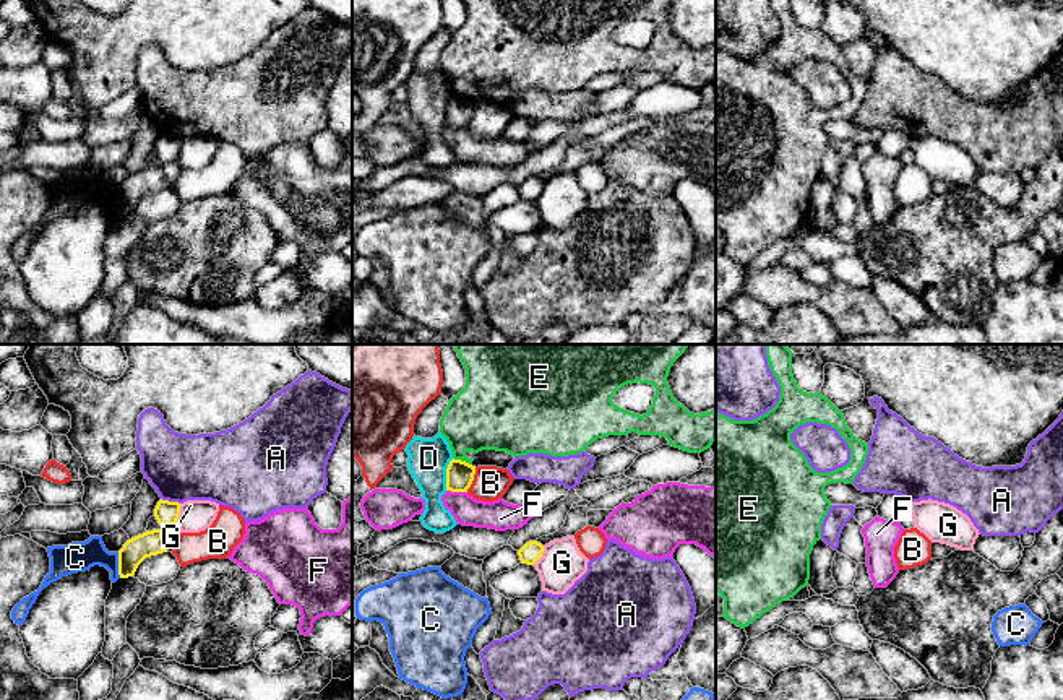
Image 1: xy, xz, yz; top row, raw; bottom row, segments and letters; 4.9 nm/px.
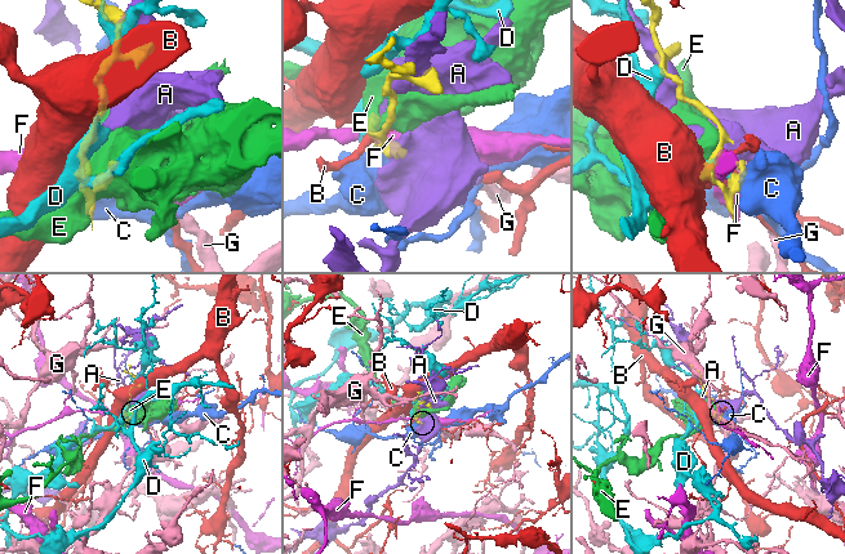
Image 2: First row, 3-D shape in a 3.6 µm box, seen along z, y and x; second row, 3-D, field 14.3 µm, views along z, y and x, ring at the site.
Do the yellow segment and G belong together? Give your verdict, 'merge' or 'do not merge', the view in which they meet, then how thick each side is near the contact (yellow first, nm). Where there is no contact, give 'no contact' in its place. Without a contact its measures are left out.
do not merge; contact in xy; calibres 120 and 160 nm

